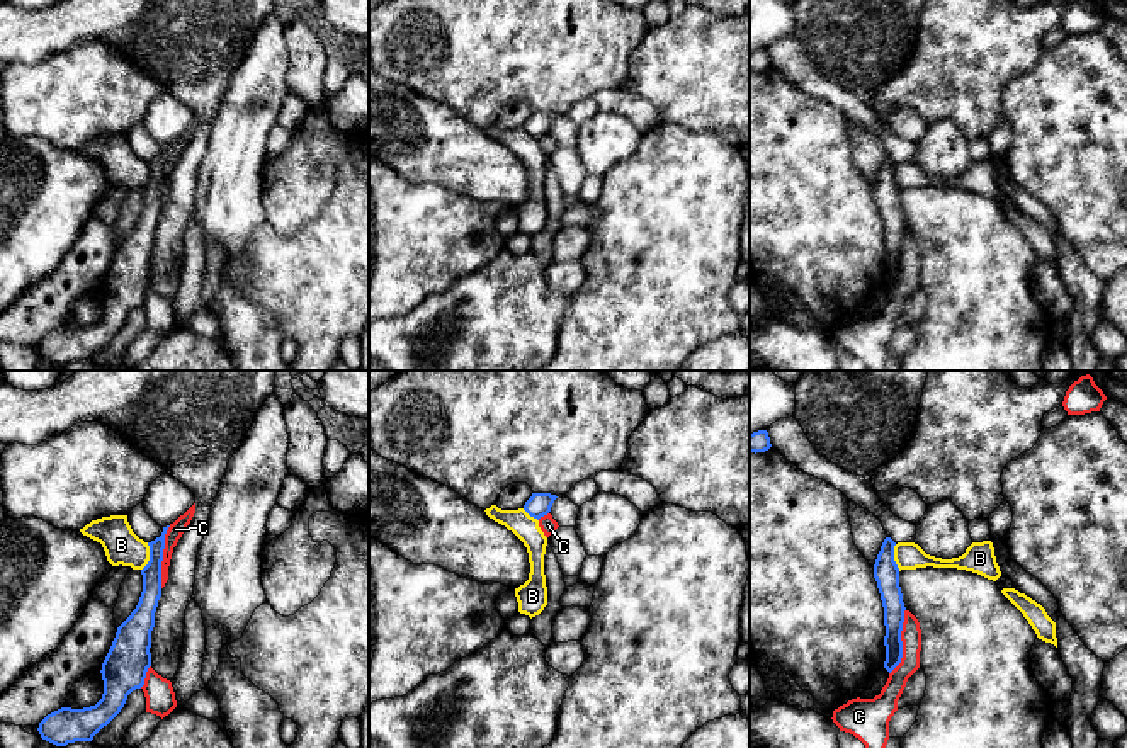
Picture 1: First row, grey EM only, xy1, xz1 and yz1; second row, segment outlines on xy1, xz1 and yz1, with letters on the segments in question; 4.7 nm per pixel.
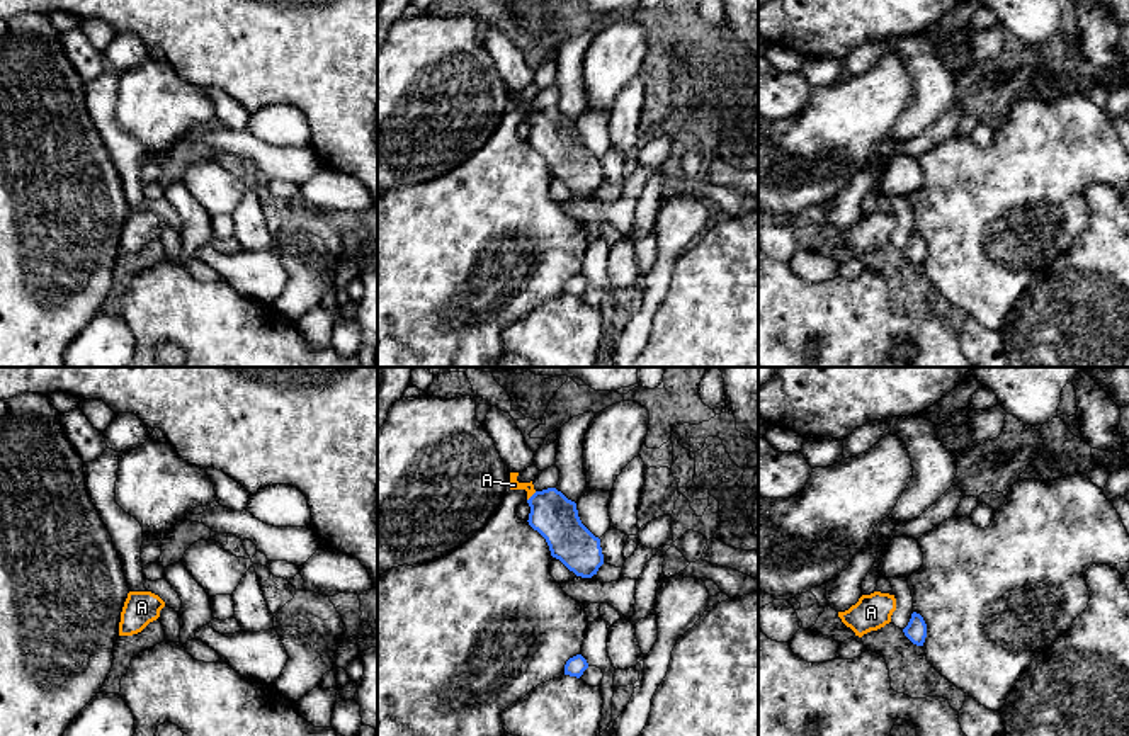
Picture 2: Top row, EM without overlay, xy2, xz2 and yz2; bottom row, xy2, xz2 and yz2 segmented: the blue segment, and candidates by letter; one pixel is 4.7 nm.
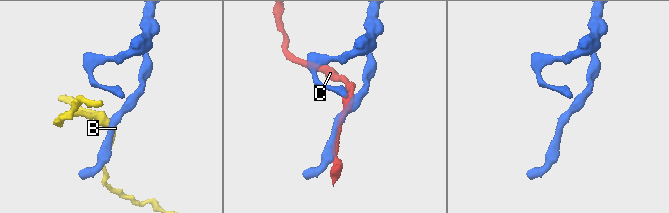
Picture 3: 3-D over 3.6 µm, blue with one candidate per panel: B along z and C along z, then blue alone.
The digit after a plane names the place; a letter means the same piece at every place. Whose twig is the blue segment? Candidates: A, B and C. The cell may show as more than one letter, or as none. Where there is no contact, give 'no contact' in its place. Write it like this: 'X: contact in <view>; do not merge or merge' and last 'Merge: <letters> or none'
A: contact in xz2; merge
B: contact in xy1; do not merge
C: contact in yz1; do not merge
Merge: A

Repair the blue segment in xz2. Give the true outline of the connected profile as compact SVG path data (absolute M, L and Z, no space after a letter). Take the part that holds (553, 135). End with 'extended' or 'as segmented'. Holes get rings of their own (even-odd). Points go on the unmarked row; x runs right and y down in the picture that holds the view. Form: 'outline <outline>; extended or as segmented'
outline M510 92L510 109L525 109L530 126L529 144L547 161L551 175L582 197L592 197L604 184L600 158L580 139L576 122L556 107L536 110L532 100L519 102Z; extended

